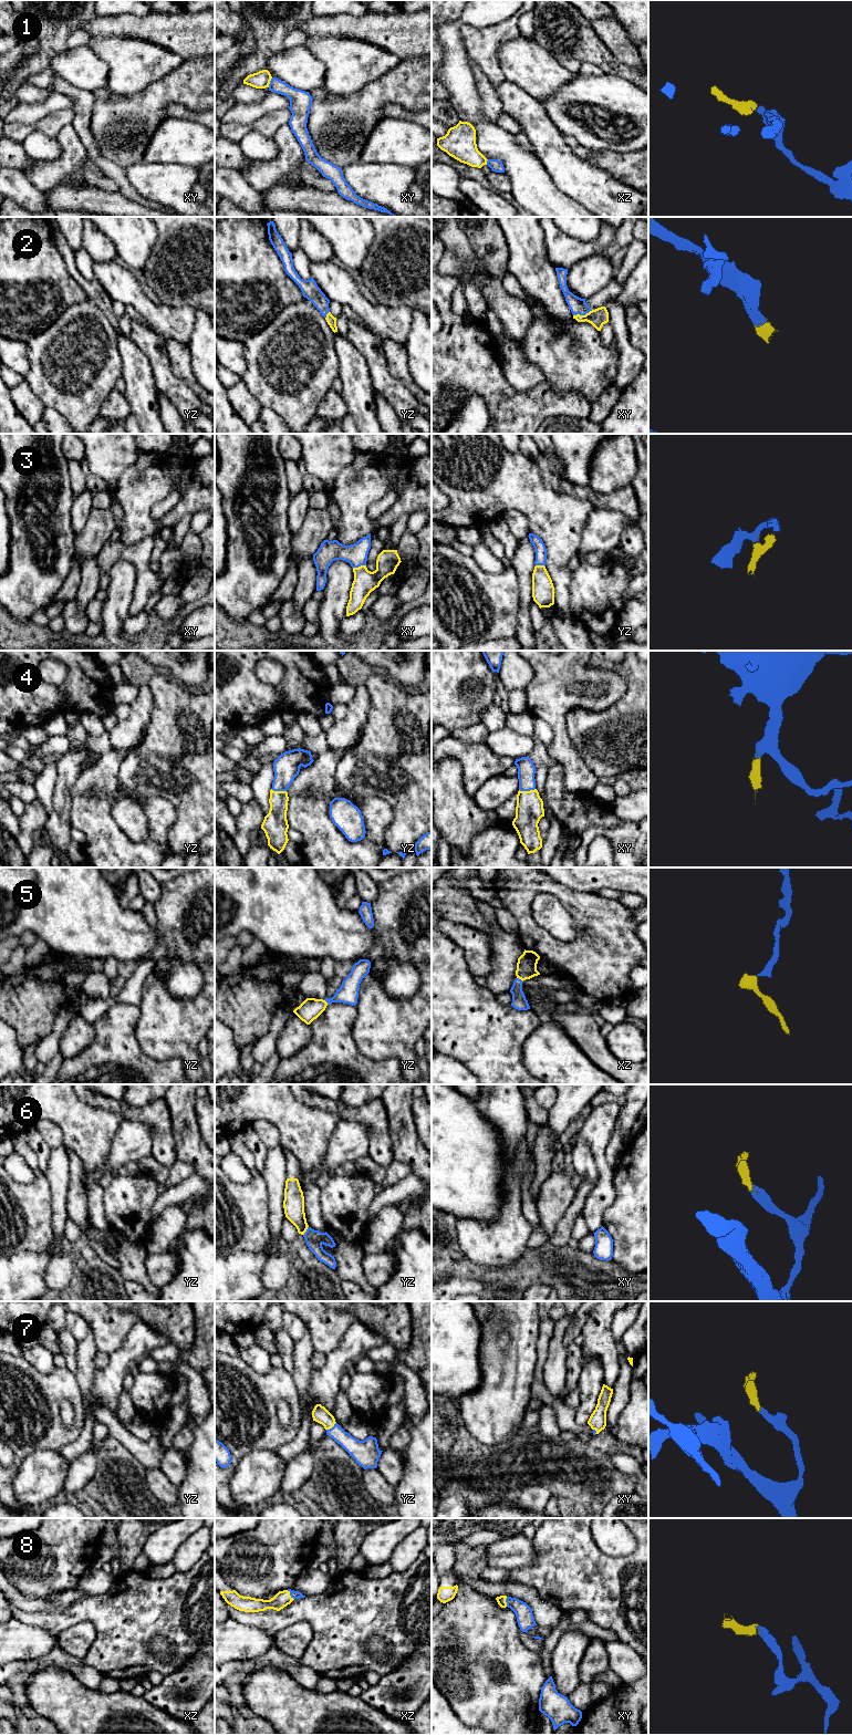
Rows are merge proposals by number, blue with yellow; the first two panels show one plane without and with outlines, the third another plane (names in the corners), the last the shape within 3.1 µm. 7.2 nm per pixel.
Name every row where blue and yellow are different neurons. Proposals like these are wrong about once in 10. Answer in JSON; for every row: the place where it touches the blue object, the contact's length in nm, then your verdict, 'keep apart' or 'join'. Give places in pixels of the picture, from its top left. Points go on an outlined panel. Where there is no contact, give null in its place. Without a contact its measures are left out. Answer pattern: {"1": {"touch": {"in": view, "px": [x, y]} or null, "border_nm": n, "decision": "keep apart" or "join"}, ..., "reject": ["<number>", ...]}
{"1": {"touch": {"in": "xy", "px": [270, 82]}, "border_nm": 80, "decision": "join"}, "2": {"touch": {"in": "xy", "px": [582, 314]}, "border_nm": 150, "decision": "join"}, "3": {"touch": {"in": "xy", "px": [359, 565]}, "border_nm": 100, "decision": "join"}, "4": {"touch": {"in": "xy", "px": [527, 790]}, "border_nm": 120, "decision": "join"}, "5": {"touch": {"in": "xz", "px": [520, 979]}, "border_nm": 50, "decision": "join"}, "6": {"touch": {"in": "yz", "px": [307, 1230]}, "border_nm": 80, "decision": "keep apart"}, "7": {"touch": {"in": "yz", "px": [332, 1427]}, "border_nm": 90, "decision": "join"}, "8": {"touch": {"in": "xz", "px": [290, 1595]}, "border_nm": 90, "decision": "join"}, "reject": ["6"]}

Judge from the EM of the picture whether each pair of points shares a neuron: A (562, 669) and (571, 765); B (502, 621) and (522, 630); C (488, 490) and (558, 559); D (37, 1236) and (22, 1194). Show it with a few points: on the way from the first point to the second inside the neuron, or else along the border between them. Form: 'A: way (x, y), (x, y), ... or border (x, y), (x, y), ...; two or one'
A: way (558, 693), (558, 724), (561, 741); one
B: border (520, 602), (517, 633), (515, 635); two
C: way (511, 490), (558, 536); one
D: way (31, 1226), (22, 1204); one

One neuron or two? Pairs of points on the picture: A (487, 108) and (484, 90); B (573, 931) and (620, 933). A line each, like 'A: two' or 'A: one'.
A: one
B: two

